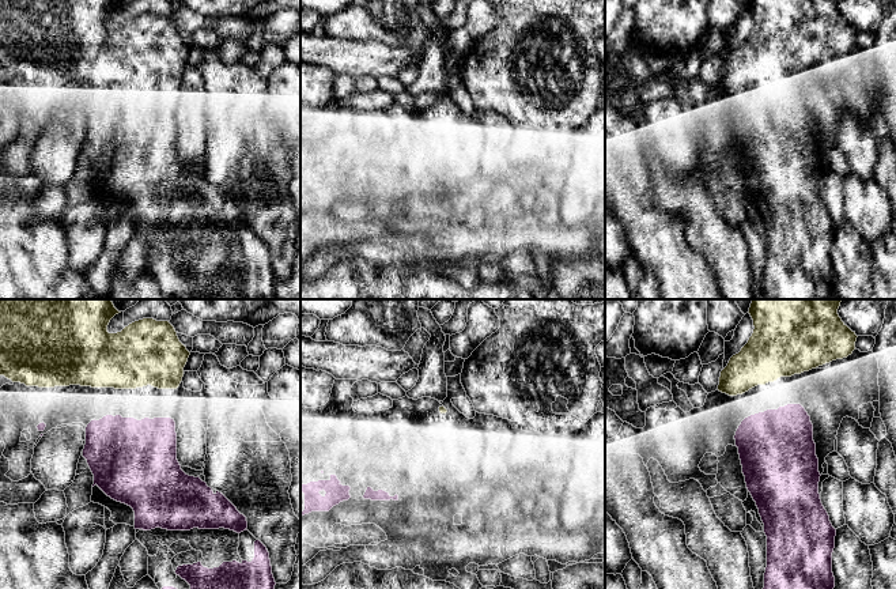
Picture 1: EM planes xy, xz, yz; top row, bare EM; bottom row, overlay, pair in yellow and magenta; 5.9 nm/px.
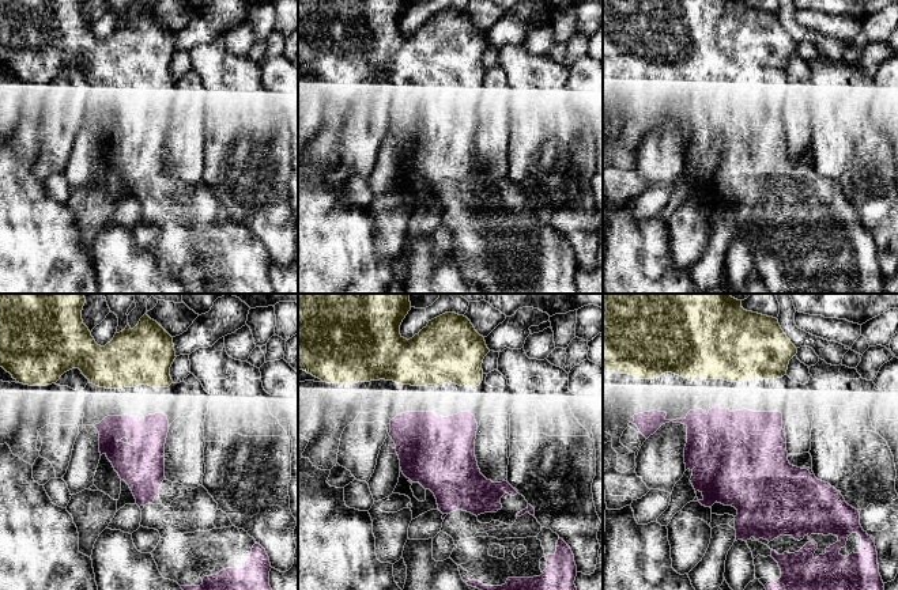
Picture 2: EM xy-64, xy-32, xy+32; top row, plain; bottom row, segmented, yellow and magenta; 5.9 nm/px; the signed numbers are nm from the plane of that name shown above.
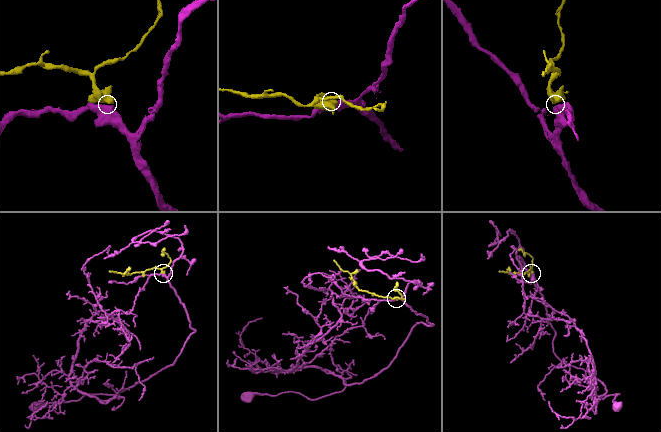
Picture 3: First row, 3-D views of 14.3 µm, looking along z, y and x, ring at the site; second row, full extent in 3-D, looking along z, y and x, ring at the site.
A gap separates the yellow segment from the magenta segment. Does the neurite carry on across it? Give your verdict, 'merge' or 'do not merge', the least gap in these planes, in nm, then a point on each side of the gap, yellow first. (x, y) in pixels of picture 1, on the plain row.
merge | 140 nm | yz (741, 89), (751, 110)

